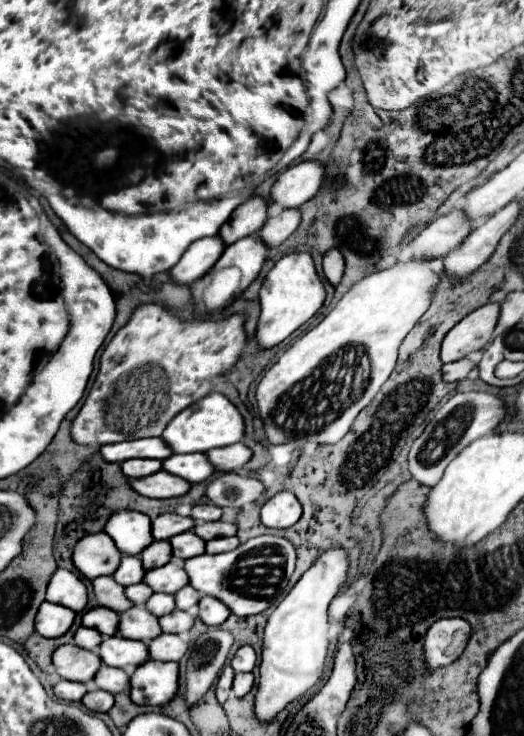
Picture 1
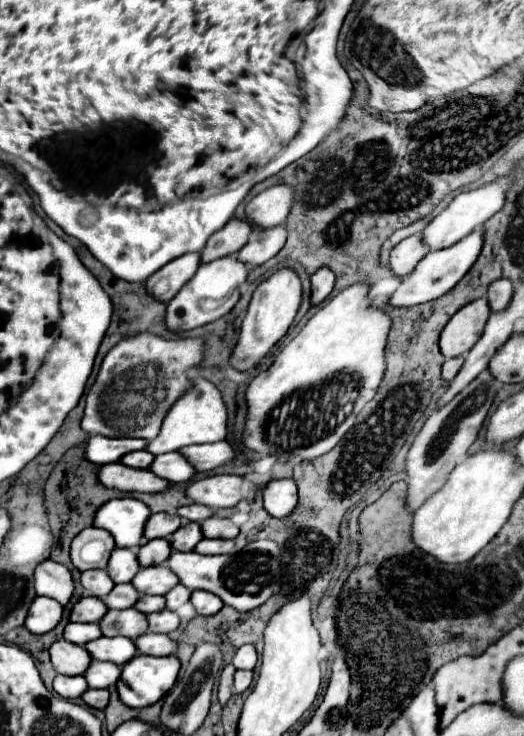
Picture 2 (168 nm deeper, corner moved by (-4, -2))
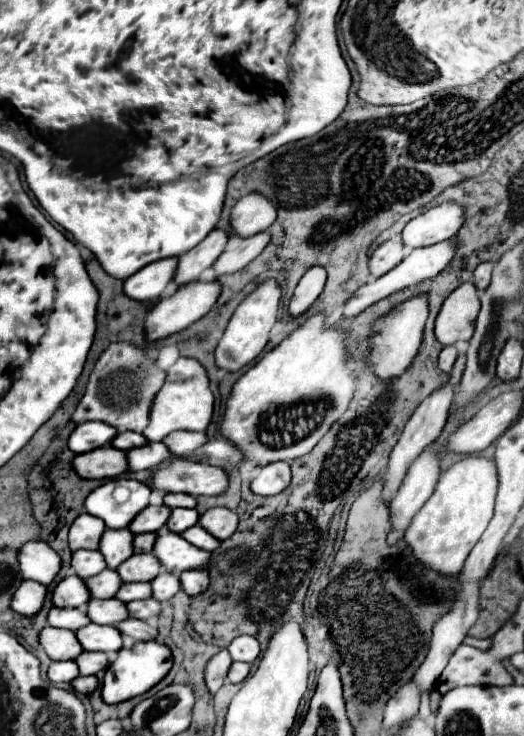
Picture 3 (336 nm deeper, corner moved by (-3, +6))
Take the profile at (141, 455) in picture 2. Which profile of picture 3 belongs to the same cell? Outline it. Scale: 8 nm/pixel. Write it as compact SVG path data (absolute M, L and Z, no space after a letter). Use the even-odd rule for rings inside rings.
M121 432L119 438L115 438L115 442L111 442L113 448L119 448L119 450L133 450L133 448L141 448L145 446L147 440L143 438L143 434L131 434L131 432Z

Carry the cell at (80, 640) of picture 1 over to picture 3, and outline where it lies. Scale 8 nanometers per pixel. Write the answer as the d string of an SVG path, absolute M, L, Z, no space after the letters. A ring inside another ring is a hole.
M51 608L49 612L49 626L53 628L65 628L75 632L89 622L91 620L87 618L87 612L83 608Z

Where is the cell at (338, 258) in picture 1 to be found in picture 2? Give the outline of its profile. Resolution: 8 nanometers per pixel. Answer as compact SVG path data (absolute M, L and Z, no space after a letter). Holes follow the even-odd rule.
M320 268L316 274L312 274L312 278L310 278L310 304L312 306L318 306L320 302L324 302L328 296L330 296L330 292L332 292L332 288L334 288L334 274L332 274L332 270L328 270L328 268Z

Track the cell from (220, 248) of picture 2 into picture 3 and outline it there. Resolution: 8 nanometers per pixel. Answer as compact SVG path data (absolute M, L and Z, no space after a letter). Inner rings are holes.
M215 228L211 234L207 234L207 238L203 242L199 242L199 246L195 246L195 250L189 250L187 254L183 254L179 258L175 284L183 286L187 282L197 280L199 274L205 268L213 266L215 260L221 256L221 252L227 246L227 240L229 240L229 234L225 230Z

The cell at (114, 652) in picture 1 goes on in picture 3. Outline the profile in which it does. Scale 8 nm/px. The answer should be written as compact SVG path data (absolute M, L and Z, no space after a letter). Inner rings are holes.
M89 624L75 632L83 650L95 650L95 652L117 652L123 648L123 638L121 632L113 626L99 626L99 624Z

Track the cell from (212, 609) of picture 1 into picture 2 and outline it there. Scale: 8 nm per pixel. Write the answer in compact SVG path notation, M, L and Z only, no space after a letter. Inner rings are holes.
M194 590L194 592L192 592L190 602L194 604L196 612L198 612L198 614L202 614L202 616L216 614L216 612L224 606L224 602L222 602L220 598L216 598L216 594L206 592L206 590Z

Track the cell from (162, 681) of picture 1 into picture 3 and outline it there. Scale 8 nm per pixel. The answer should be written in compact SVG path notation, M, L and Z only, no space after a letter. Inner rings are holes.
M137 642L133 648L129 650L119 650L117 658L109 664L105 678L103 678L103 700L107 704L119 704L125 702L129 698L135 698L139 694L145 694L147 690L151 690L157 682L161 682L167 672L173 666L173 654L165 644L159 642Z

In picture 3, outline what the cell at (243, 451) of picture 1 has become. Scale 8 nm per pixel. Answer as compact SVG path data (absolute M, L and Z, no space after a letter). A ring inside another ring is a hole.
M175 432L167 438L163 438L163 442L175 456L189 456L191 452L195 452L207 444L207 434L203 434L203 432Z

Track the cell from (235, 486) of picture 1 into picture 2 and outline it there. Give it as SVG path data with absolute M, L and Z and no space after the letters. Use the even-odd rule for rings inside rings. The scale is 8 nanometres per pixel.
M216 474L192 482L186 488L186 494L196 504L204 504L210 508L230 508L242 500L240 484L242 484L240 476Z

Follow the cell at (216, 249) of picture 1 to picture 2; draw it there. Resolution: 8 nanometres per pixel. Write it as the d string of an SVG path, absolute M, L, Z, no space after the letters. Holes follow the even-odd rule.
M184 254L184 258L176 258L176 262L170 262L168 266L164 266L164 270L148 278L148 294L152 294L152 298L158 298L160 302L170 302L170 298L176 296L178 290L196 274L198 266L198 254Z

